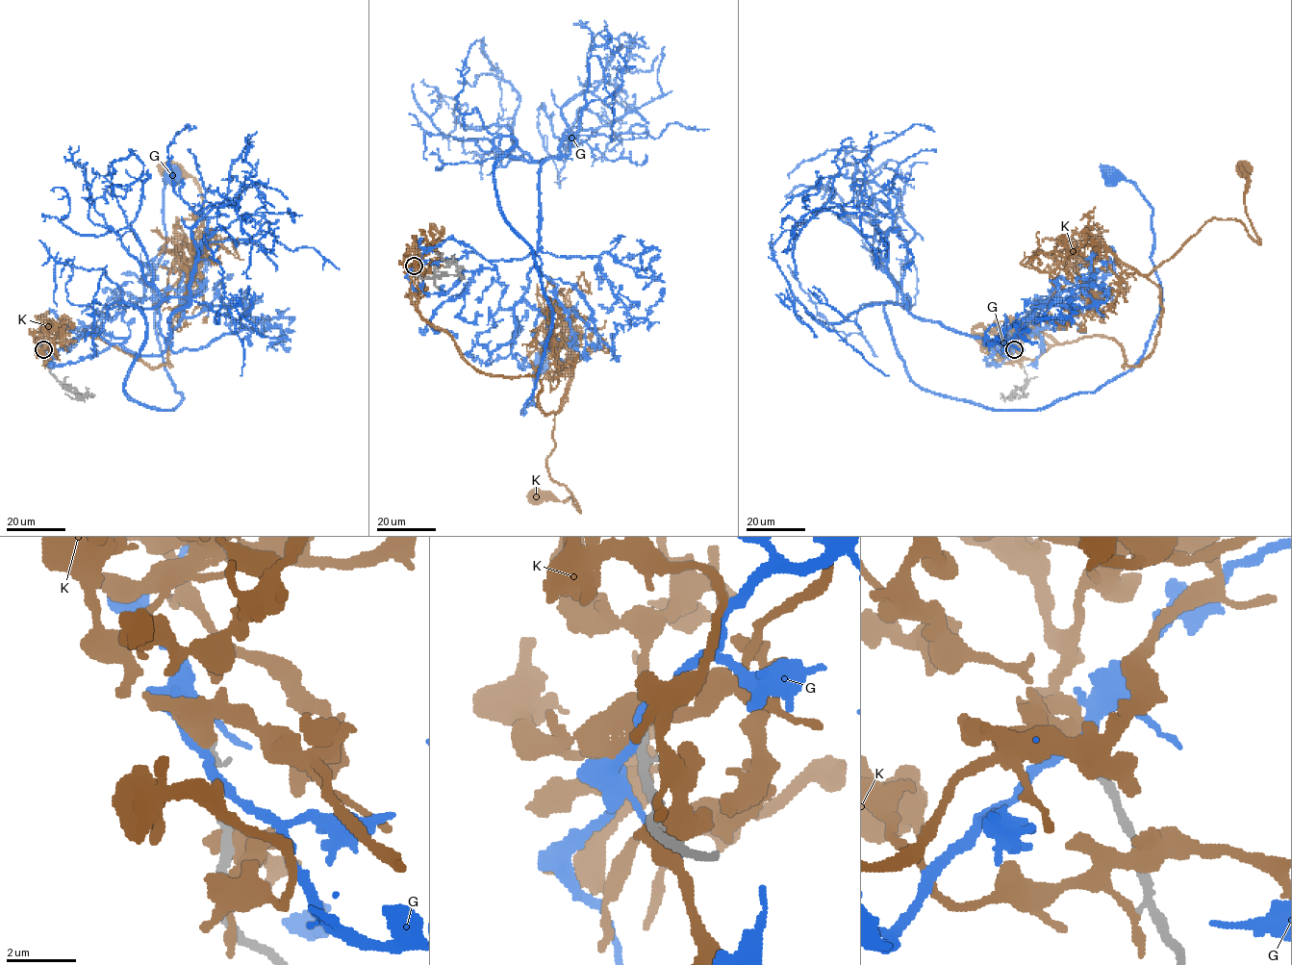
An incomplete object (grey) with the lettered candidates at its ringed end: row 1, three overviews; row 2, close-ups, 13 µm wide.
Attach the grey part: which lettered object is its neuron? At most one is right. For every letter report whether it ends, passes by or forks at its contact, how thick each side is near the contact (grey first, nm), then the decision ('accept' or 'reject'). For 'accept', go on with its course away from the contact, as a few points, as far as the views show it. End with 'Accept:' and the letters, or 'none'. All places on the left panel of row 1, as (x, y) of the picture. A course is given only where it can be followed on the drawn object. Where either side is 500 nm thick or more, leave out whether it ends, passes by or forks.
G: it passes by; 220 nm thick on the grey side, 240 nm on the other; reject
K: 280 nm thick on the grey side, 600 nm on the other; reject
Accept: none

